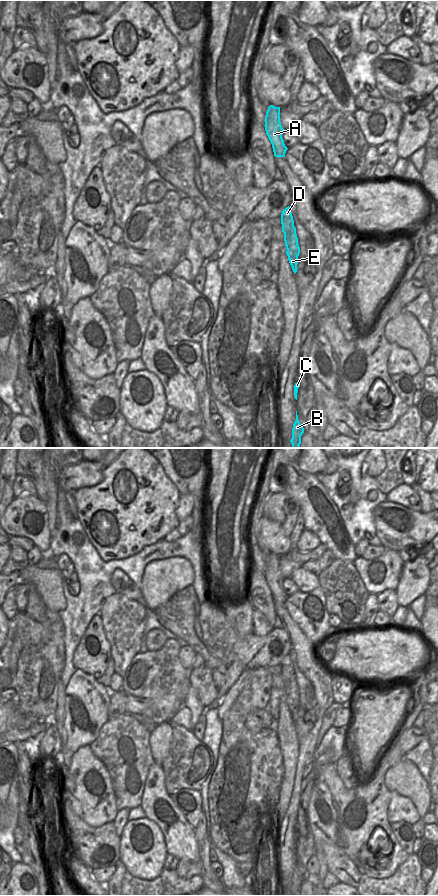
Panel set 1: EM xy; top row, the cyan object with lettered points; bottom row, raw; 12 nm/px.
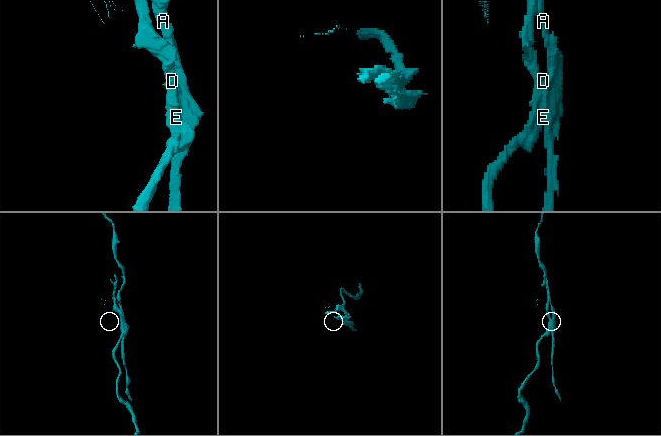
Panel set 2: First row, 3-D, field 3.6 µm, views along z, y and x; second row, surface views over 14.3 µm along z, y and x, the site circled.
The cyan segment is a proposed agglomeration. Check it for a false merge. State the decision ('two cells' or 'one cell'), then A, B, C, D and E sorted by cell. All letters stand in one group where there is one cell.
two cells | A B C / D E

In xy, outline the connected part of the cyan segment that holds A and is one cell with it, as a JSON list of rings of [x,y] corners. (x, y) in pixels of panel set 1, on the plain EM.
[[[270,553],[265,564],[265,579],[272,592],[275,605],[285,605],[287,595],[284,592],[282,582],[284,577],[280,570],[280,555]]]

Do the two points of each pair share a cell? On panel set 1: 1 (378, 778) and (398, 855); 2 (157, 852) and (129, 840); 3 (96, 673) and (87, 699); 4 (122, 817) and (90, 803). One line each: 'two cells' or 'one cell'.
1: one cell
2: one cell
3: two cells
4: two cells

